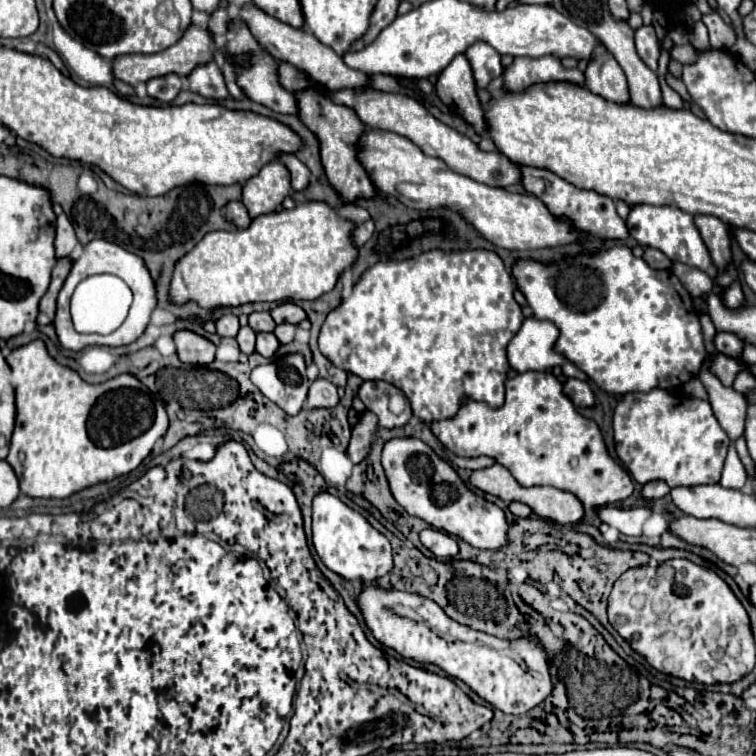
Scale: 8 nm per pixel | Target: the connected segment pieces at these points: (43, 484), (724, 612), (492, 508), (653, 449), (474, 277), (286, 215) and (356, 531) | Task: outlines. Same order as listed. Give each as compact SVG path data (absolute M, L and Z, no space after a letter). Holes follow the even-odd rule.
M33 340L27 346L13 350L7 356L7 364L15 376L15 430L11 436L7 462L19 478L21 492L31 498L69 498L71 494L91 488L95 484L113 480L121 474L135 470L153 450L155 442L165 436L169 428L167 412L157 396L149 392L135 376L121 374L103 384L87 384L79 374L67 366L57 364L41 340ZM17 452L25 454L25 462L19 462Z
M689 560L627 570L611 590L607 612L619 636L657 672L697 684L733 684L755 666L755 640L745 608L713 570Z
M391 438L383 446L381 464L395 500L415 518L457 536L477 548L501 548L507 540L507 520L499 506L475 496L457 472L417 438Z
M667 390L631 392L621 396L615 416L615 450L639 484L663 480L671 488L715 484L721 478L723 462L729 448L729 436L715 420L707 400L681 400Z
M431 250L427 254L421 254L417 258L403 260L403 262L379 262L379 264L371 266L359 278L359 282L353 286L351 296L347 300L343 300L337 310L329 312L329 316L327 316L327 320L321 328L321 334L319 334L319 350L325 358L329 358L341 370L353 372L363 380L383 380L383 382L389 382L389 384L397 386L399 390L403 390L403 394L407 396L407 400L413 408L413 414L423 422L443 420L443 418L455 416L463 398L487 402L489 406L497 408L497 406L503 404L503 398L505 398L503 384L505 384L507 372L509 372L505 348L507 348L507 342L517 334L517 330L523 322L521 306L513 300L511 292L513 292L511 276L507 274L501 258L495 252L489 252L489 250L469 250L469 252L449 252L449 254L439 252L439 250Z
M307 202L295 206L293 210L261 214L245 230L207 232L191 252L187 252L183 258L177 260L169 286L169 302L177 306L197 302L201 308L213 310L213 308L235 308L249 302L315 300L321 294L333 290L339 274L353 264L357 250L349 238L351 228L353 222L339 220L337 212L329 204Z
M321 492L313 500L313 546L323 564L345 580L375 582L377 578L393 570L391 542L359 512L355 512L329 492Z

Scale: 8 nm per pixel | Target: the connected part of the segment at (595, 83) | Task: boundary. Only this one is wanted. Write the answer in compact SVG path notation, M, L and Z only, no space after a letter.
M599 46L599 50L595 50L595 58L591 58L587 70L585 70L585 86L615 104L627 104L631 100L629 90L627 90L627 76L623 74L621 66L615 62L615 58L611 58L611 54Z

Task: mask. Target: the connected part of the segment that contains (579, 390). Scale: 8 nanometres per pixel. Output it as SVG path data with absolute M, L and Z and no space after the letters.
M569 378L563 384L563 392L569 396L569 400L577 406L577 408L589 408L595 406L595 394L589 388L589 384L585 380L577 380L577 378Z

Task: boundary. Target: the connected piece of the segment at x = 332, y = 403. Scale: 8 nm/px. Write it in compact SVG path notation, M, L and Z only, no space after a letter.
M317 378L311 382L309 386L309 394L307 394L307 402L305 408L307 410L315 410L315 408L335 408L339 404L339 396L337 396L337 388L323 380Z

